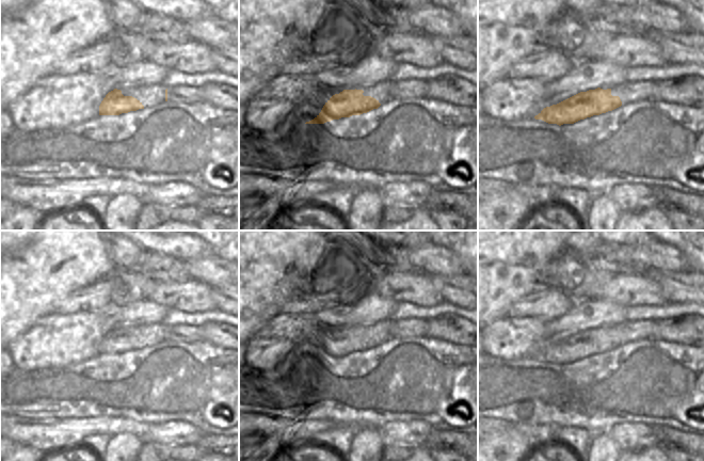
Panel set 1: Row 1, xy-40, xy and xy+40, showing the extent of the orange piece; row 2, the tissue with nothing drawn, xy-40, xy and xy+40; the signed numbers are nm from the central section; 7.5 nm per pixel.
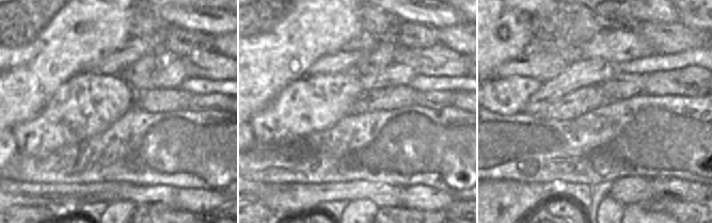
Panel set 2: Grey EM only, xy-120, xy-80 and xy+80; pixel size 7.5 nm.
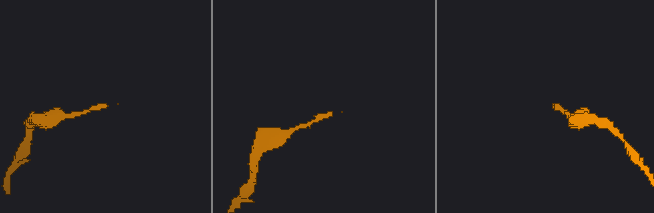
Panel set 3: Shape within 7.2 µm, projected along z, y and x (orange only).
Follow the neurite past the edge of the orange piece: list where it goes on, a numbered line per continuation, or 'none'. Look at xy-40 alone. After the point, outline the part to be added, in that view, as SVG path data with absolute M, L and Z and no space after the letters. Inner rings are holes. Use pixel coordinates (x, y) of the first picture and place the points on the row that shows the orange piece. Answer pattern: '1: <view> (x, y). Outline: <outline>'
1: xy-40 (149, 95). Outline: M156 83L154 85L122 85L117 90L121 90L124 96L137 98L144 108L147 108L165 102L166 88L162 83Z

